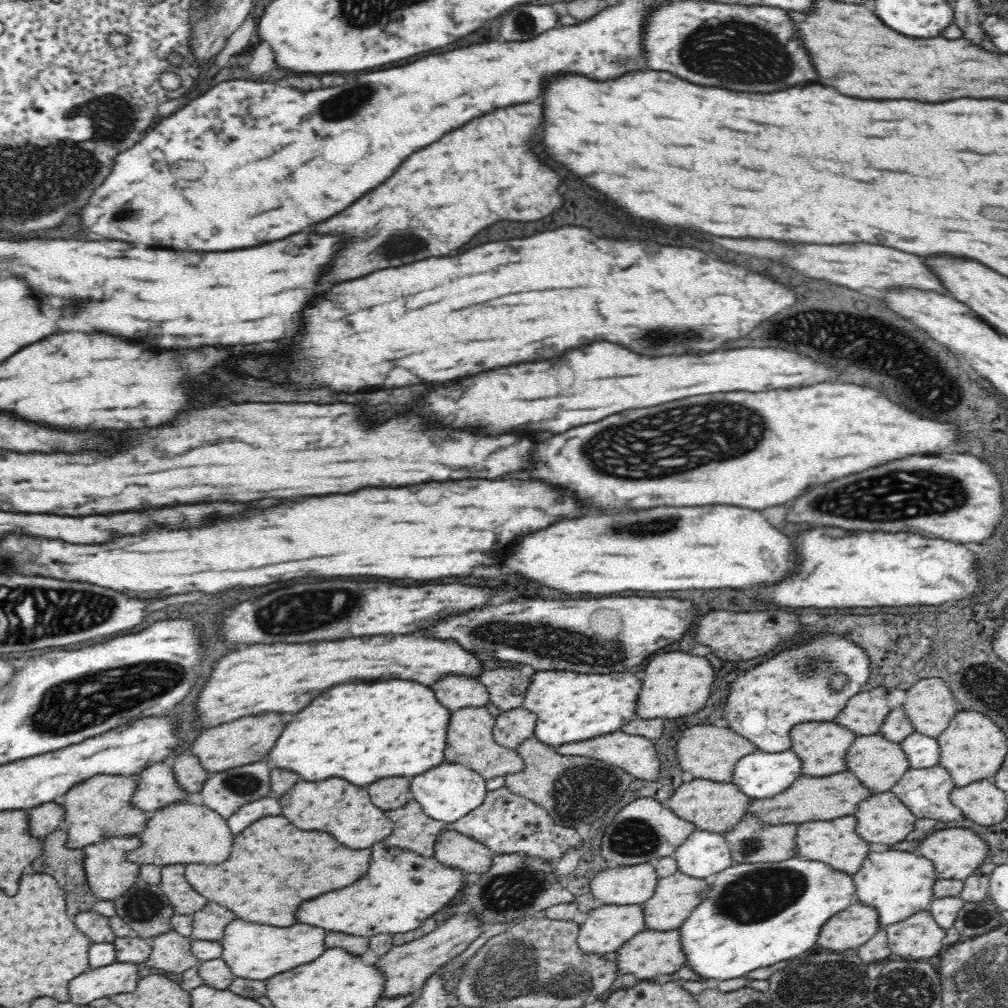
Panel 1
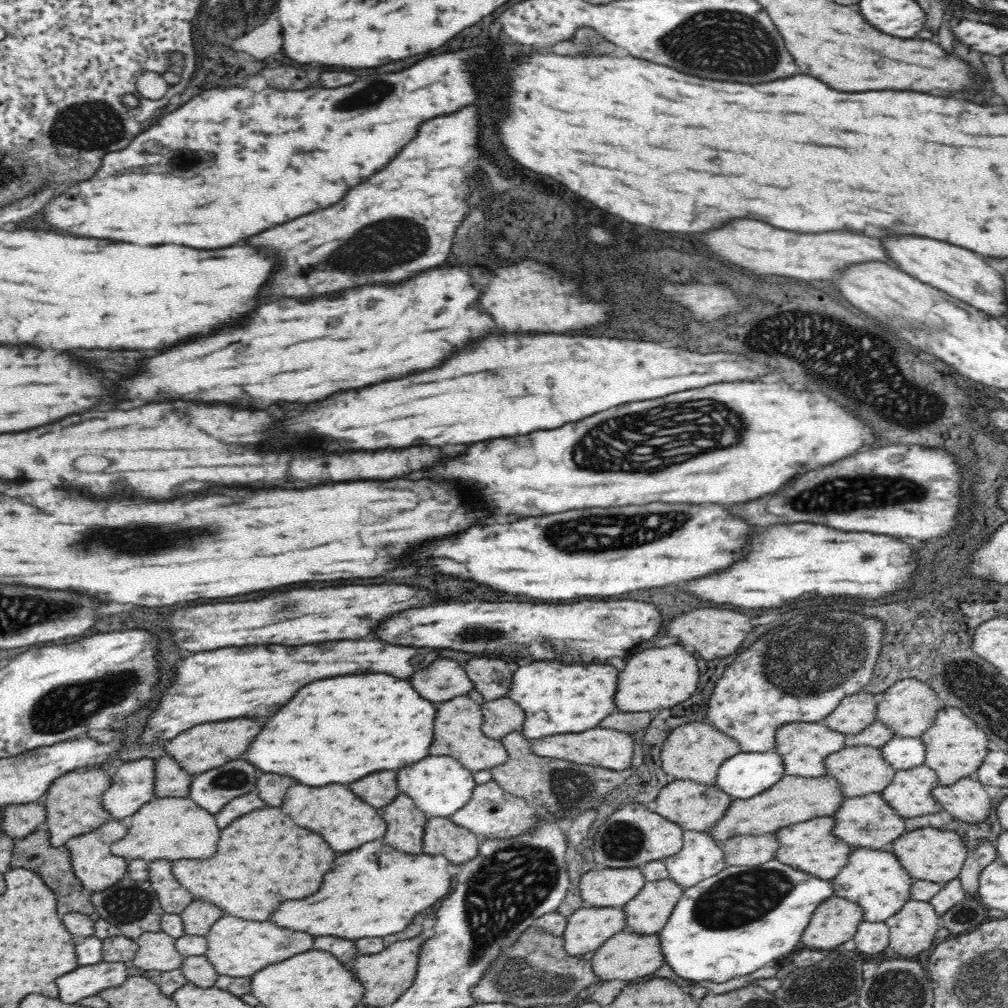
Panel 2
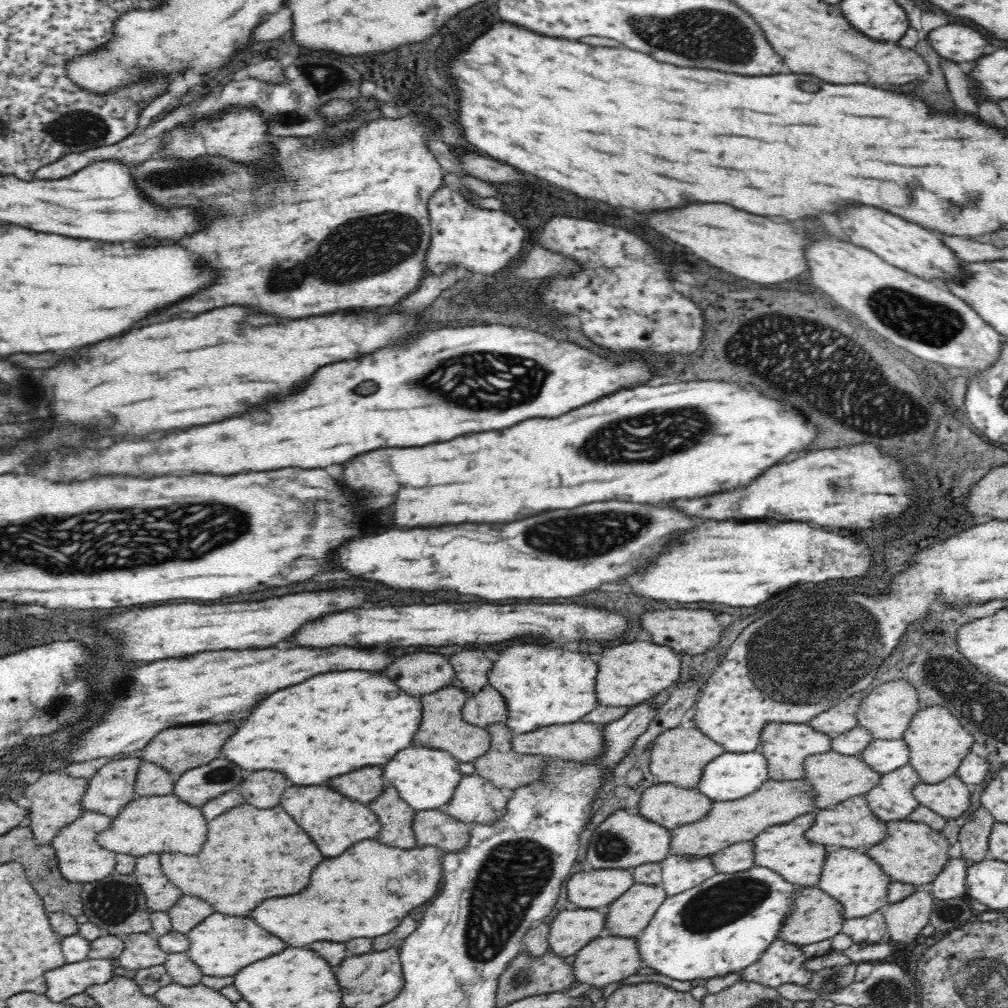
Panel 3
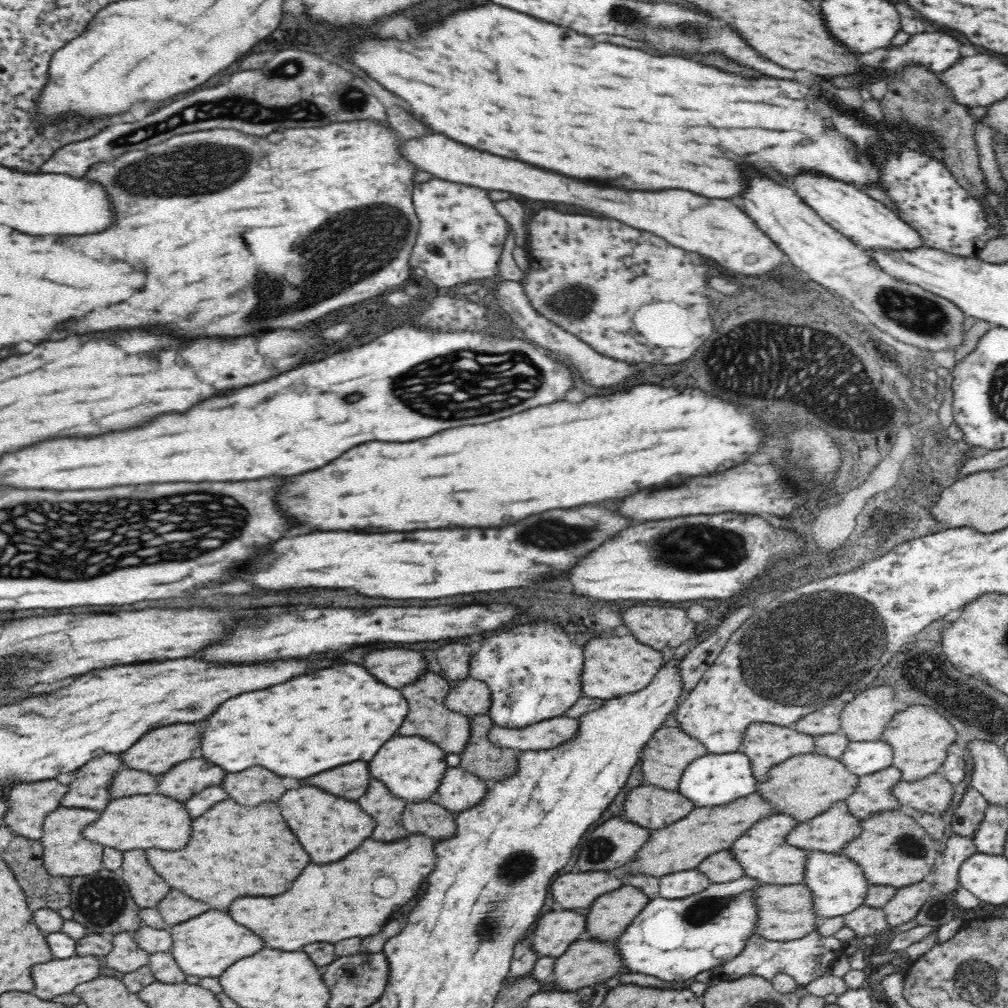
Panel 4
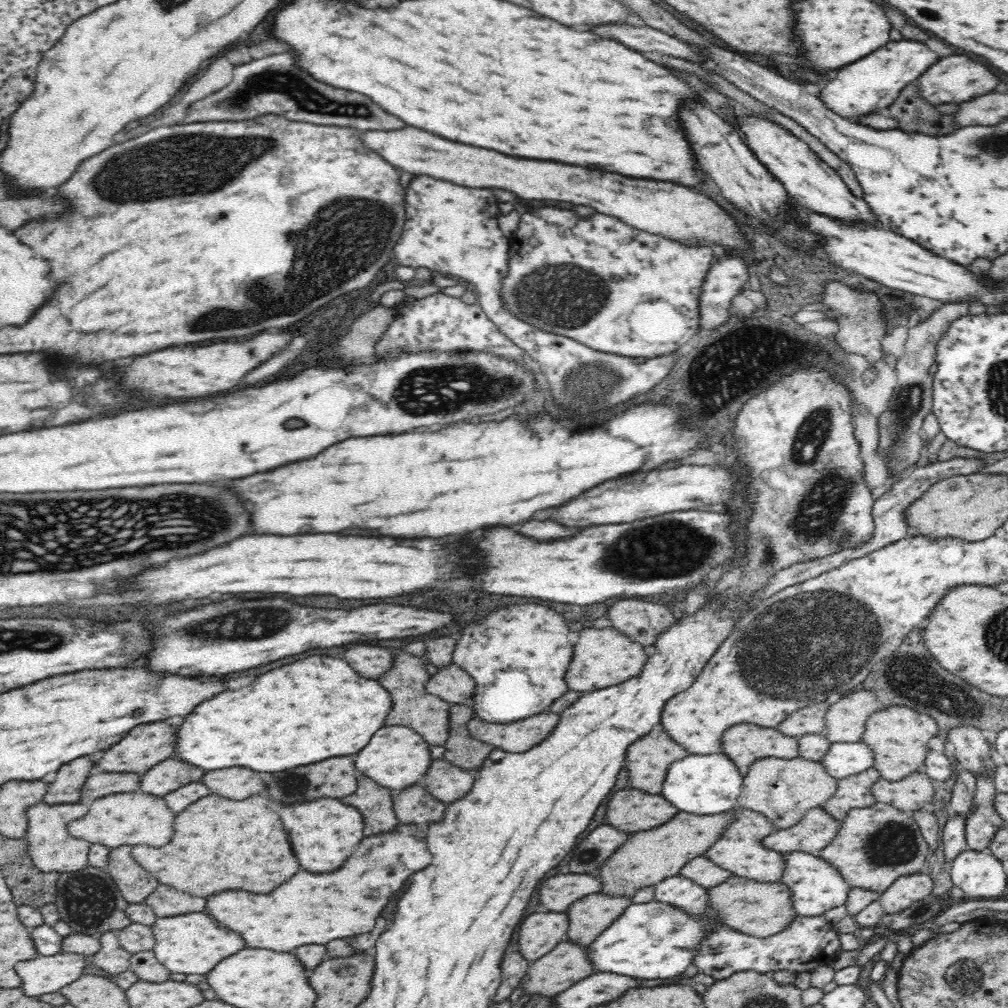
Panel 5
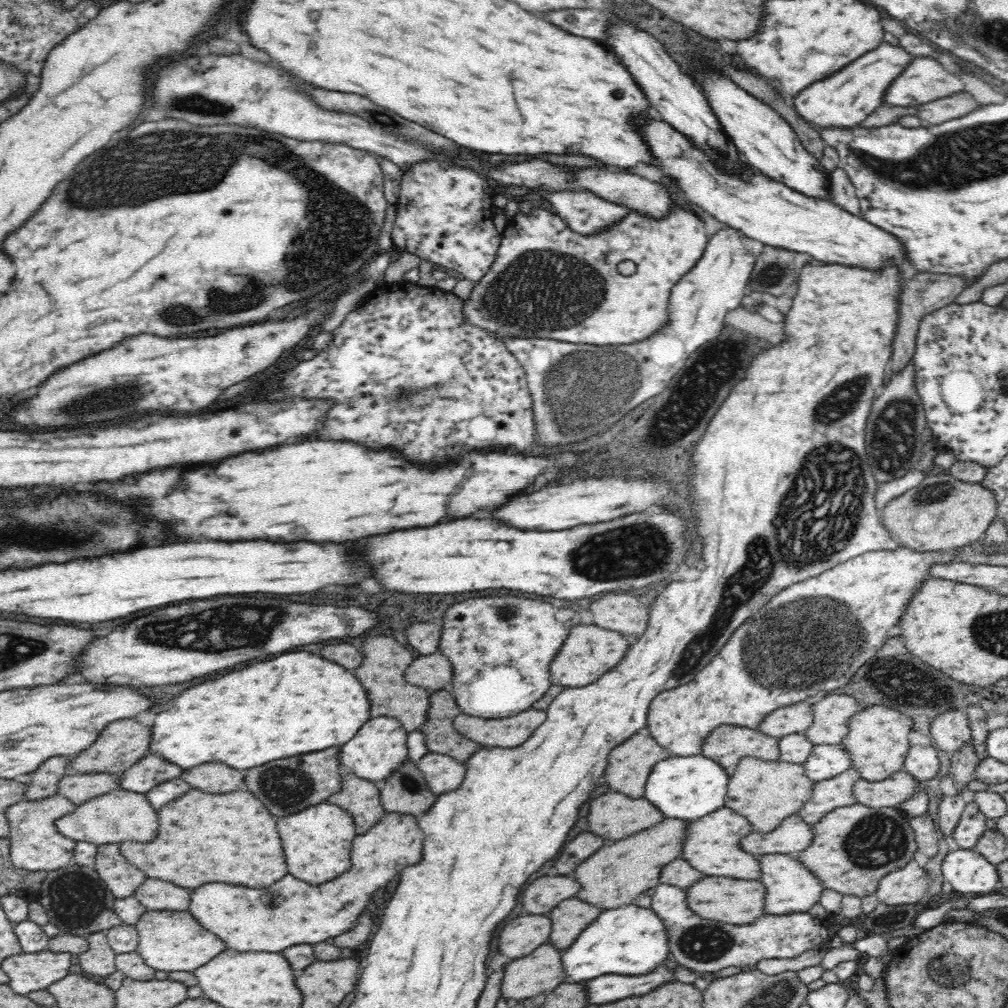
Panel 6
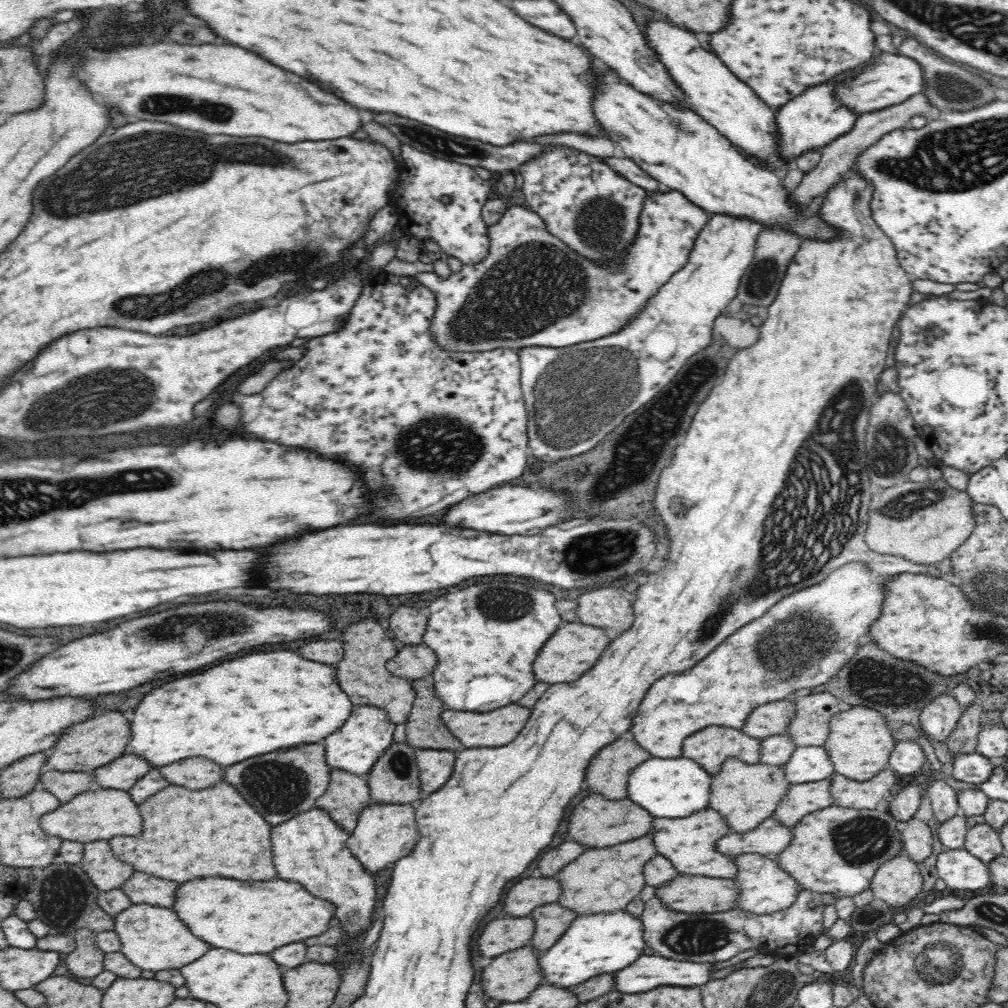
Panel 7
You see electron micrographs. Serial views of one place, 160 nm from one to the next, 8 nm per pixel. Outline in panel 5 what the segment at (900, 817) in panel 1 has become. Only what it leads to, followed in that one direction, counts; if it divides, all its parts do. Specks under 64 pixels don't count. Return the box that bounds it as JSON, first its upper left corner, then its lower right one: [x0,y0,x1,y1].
[763,807,840,855]

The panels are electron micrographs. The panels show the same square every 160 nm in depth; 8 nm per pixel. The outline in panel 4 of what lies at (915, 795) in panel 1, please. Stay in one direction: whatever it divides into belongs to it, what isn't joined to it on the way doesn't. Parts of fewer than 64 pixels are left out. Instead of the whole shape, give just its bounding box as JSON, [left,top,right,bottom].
[845,767,905,820]

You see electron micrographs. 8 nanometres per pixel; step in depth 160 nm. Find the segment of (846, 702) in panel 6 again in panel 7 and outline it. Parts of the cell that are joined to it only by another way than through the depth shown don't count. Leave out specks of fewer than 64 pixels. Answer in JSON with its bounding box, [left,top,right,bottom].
[787,693,841,746]

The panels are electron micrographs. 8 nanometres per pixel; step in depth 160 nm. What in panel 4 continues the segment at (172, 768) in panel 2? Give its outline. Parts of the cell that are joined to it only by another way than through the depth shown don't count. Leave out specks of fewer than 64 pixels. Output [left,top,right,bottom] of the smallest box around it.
[111,768,160,799]

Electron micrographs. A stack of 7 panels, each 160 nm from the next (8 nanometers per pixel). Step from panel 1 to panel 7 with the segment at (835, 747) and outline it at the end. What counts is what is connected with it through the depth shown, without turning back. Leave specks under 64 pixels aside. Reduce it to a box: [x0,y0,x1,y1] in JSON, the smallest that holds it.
[683,726,761,776]

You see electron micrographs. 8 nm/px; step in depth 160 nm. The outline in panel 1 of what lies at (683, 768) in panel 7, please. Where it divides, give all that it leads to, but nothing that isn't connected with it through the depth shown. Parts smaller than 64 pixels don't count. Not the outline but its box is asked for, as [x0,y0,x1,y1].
[733,750,804,799]

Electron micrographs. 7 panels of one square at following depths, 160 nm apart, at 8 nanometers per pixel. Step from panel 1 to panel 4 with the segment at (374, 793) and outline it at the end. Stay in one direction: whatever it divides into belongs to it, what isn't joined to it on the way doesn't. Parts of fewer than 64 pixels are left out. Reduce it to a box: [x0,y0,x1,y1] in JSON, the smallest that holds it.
[302,762,370,800]

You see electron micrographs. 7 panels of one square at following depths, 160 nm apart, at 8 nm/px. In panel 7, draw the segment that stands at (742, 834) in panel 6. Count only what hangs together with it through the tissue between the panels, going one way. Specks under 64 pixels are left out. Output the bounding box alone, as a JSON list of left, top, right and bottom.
[653,807,737,879]

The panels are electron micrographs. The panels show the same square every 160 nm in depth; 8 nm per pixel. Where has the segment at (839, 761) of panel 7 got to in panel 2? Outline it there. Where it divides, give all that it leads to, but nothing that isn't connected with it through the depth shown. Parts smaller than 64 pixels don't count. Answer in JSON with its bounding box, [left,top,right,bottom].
[920,708,992,786]

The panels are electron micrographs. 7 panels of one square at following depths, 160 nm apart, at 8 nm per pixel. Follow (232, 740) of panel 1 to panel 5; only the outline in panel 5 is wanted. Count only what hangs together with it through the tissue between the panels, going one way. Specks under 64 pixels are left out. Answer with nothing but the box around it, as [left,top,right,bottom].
[96,722,176,776]

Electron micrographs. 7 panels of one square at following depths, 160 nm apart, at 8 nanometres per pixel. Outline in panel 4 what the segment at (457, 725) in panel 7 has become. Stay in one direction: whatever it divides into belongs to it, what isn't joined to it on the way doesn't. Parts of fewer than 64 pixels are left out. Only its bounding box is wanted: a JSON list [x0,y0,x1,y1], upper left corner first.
[488,716,580,751]

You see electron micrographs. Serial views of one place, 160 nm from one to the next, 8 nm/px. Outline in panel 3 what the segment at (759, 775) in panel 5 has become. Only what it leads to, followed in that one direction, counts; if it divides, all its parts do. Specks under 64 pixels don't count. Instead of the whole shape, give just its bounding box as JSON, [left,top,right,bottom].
[804,751,882,809]

